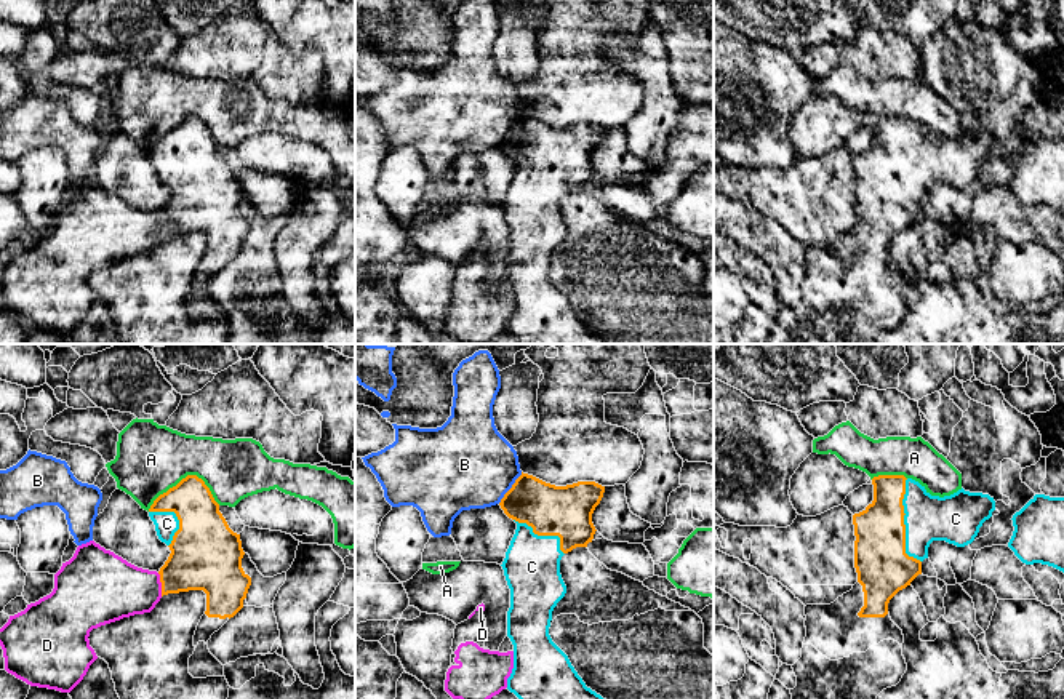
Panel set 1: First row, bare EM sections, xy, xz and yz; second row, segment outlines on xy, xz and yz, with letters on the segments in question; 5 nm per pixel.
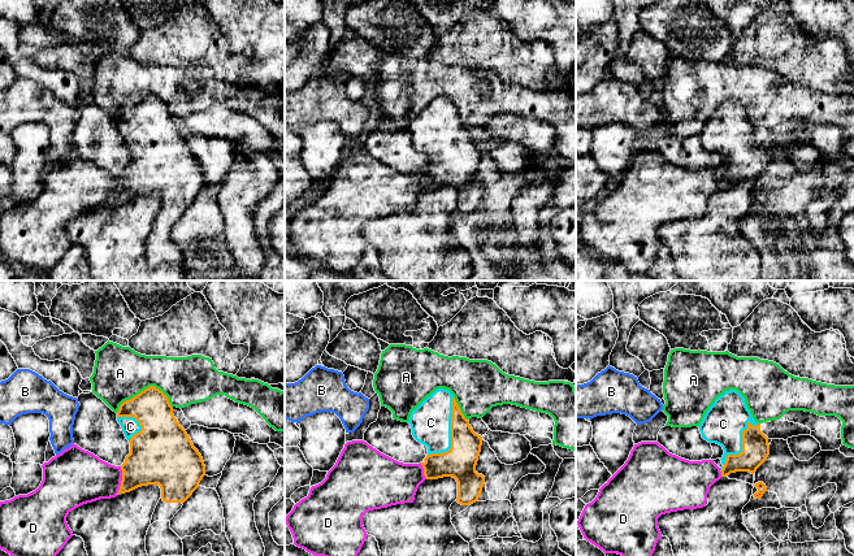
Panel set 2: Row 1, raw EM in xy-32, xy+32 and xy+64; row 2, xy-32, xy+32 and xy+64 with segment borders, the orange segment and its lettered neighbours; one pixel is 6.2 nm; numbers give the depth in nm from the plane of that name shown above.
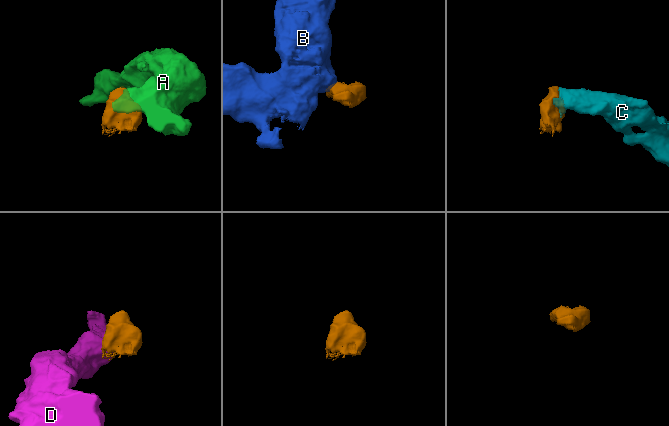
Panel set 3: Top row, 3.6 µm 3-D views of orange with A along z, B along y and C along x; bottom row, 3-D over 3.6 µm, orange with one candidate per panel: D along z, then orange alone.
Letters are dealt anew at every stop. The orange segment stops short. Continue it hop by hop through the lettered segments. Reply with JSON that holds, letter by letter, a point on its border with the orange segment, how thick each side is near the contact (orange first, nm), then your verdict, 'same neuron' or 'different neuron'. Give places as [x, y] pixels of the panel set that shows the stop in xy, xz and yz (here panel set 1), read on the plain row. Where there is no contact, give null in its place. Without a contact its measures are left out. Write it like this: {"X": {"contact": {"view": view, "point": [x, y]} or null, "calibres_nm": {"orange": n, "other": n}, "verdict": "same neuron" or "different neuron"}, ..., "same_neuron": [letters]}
{"A": {"contact": {"view": "xy", "point": [186, 119]}, "calibres_nm": {"orange": 220, "other": 340}, "verdict": "different neuron"}, "B": {"contact": {"view": "xz", "point": [511, 130]}, "calibres_nm": {"orange": 260, "other": 440}, "verdict": "different neuron"}, "C": {"contact": {"view": "yz", "point": [903, 165]}, "calibres_nm": {"orange": 280, "other": 240}, "verdict": "same neuron"}, "D": {"contact": {"view": "xy", "point": [162, 226]}, "calibres_nm": {"orange": 340, "other": 300}, "verdict": "different neuron"}, "same_neuron": ["C"]}

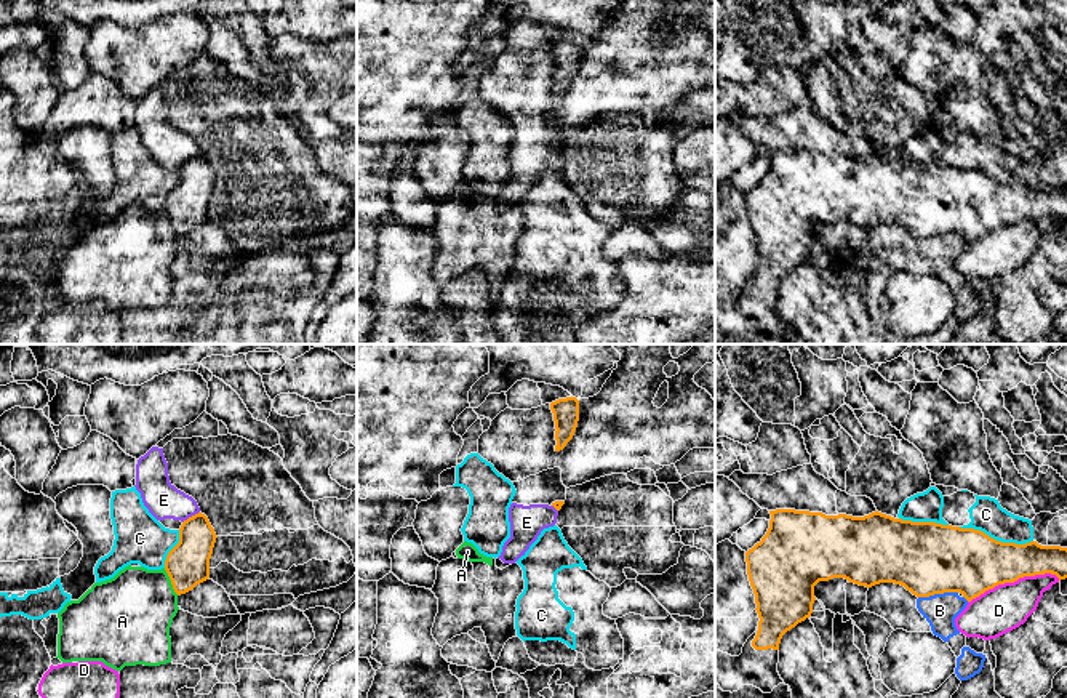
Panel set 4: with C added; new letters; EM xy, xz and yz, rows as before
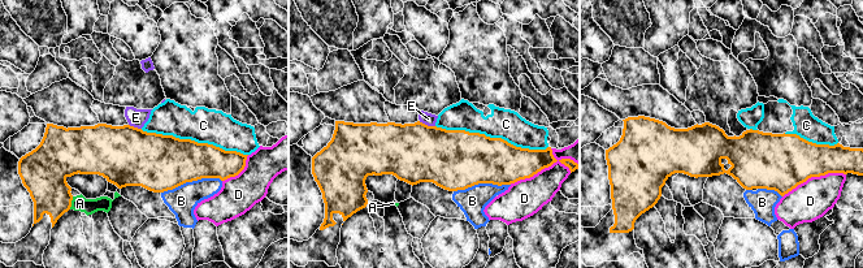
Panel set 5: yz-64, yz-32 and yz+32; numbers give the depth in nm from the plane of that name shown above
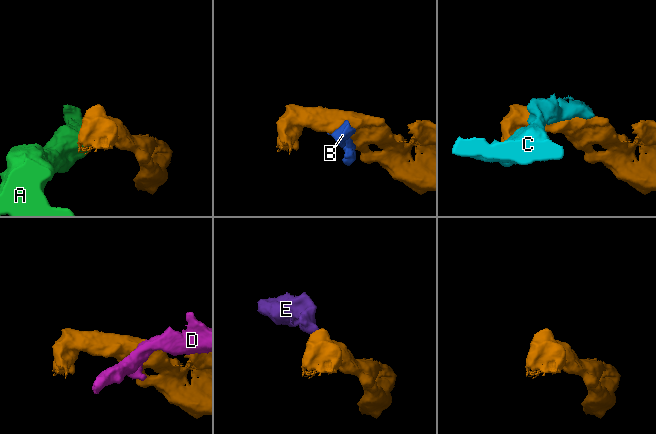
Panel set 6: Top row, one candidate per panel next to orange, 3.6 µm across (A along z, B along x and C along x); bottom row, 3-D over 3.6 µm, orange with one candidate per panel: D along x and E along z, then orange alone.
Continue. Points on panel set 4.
{"A": {"contact": {"view": "xy", "point": [171, 223]}, "calibres_nm": {"orange": 220, "other": 400}, "verdict": "different neuron"}, "B": {"contact": {"view": "yz", "point": [938, 234]}, "calibres_nm": {"orange": 360, "other": 160}, "verdict": "different neuron"}, "C": {"contact": {"view": "yz", "point": [995, 181]}, "calibres_nm": {"orange": 340, "other": 170}, "verdict": "different neuron"}, "D": {"contact": {"view": "yz", "point": [1013, 223]}, "calibres_nm": {"orange": 320, "other": 240}, "verdict": "different neuron"}, "E": {"contact": {"view": "xy", "point": [192, 157]}, "calibres_nm": {"orange": 220, "other": 180}, "verdict": "different neuron"}, "same_neuron": []}

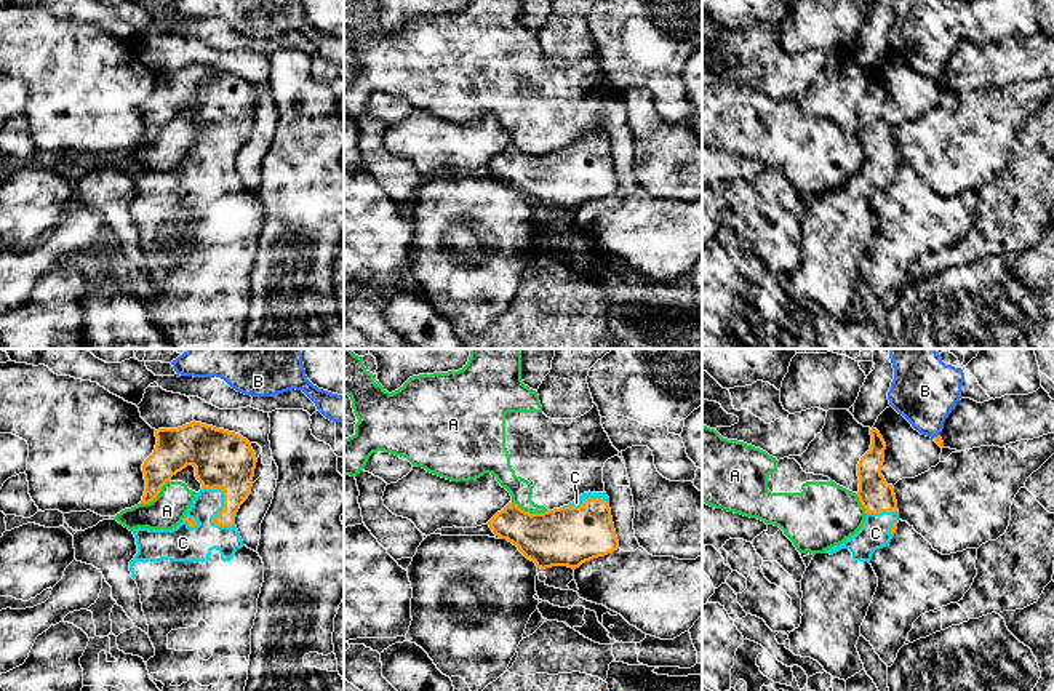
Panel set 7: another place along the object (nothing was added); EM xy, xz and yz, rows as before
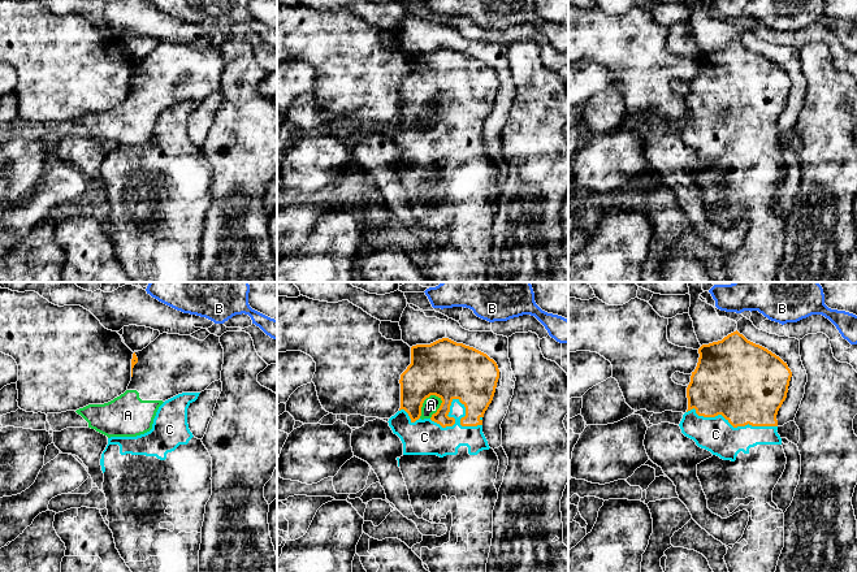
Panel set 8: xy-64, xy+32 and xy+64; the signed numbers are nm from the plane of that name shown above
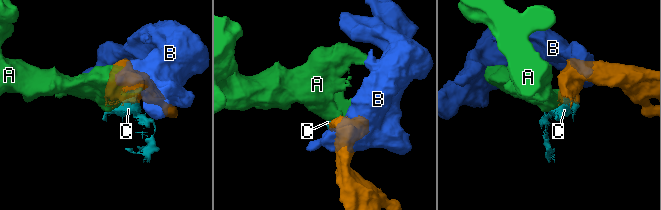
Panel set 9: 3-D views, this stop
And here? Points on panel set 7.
{"A": {"contact": {"view": "xz", "point": [528, 154]}, "calibres_nm": {"orange": 300, "other": 120}, "verdict": "different neuron"}, "B": {"contact": {"view": "yz", "point": [938, 77]}, "calibres_nm": {"orange": 40, "other": 340}, "verdict": "different neuron"}, "C": {"contact": {"view": "xy", "point": [224, 147]}, "calibres_nm": {"orange": 280, "other": 180}, "verdict": "same neuron"}, "same_neuron": ["C"]}

